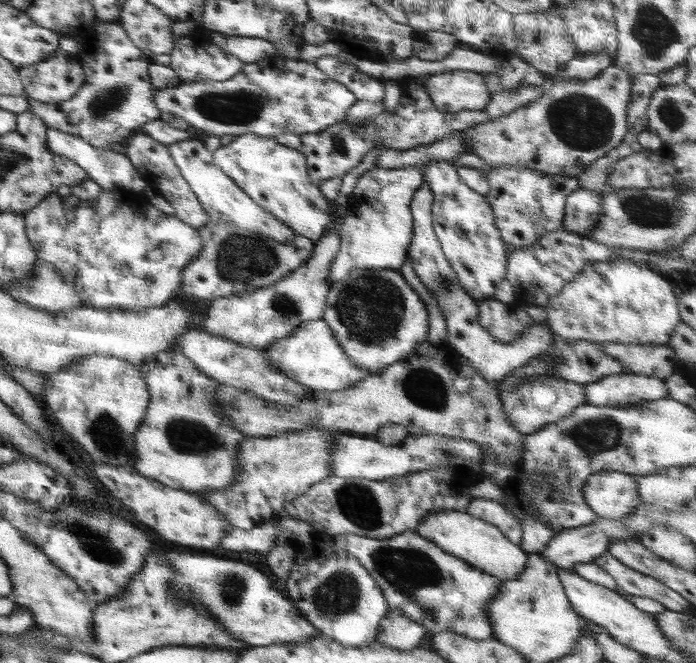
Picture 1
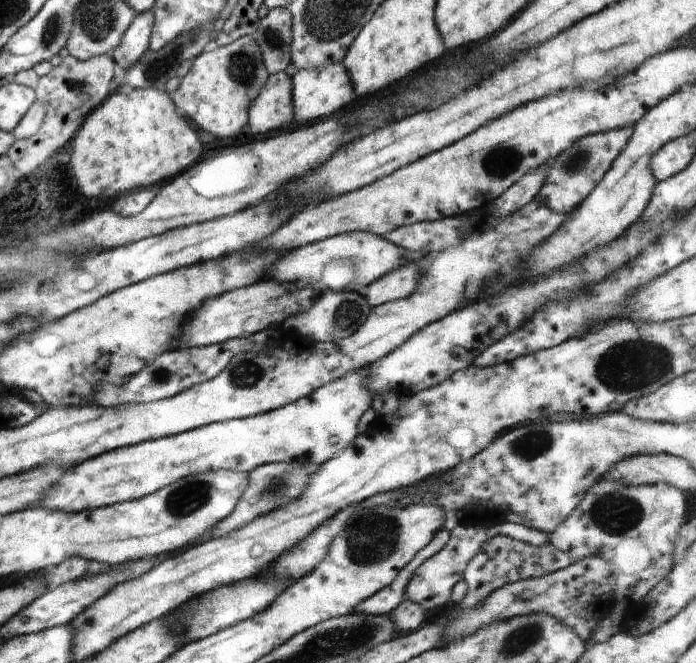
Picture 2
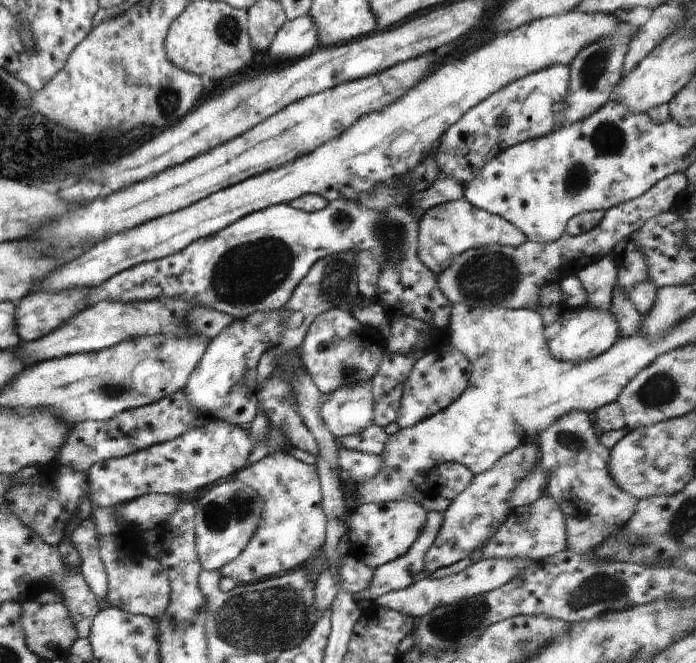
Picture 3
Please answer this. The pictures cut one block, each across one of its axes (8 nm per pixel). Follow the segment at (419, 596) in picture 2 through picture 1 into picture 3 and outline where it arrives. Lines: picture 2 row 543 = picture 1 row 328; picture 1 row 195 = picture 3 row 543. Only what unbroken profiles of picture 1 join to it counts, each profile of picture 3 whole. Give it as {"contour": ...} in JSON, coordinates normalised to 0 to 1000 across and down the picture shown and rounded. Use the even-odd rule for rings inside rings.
{"contour":[[[787,745],[773,751],[766,760],[739,765],[736,774],[728,780],[724,799],[713,802],[695,822],[691,839],[685,845],[678,845],[674,840],[661,845],[647,854],[629,858],[621,867],[615,869],[609,861],[609,842],[612,833],[621,825],[626,808],[631,805],[632,796],[638,787],[636,774],[619,771],[614,775],[614,784],[595,825],[586,830],[583,836],[573,840],[565,848],[557,848],[545,857],[536,860],[536,878],[540,878],[540,887],[546,887],[546,893],[552,893],[549,887],[563,887],[563,891],[583,888],[595,878],[616,872],[639,872],[664,863],[667,857],[690,848],[690,845],[701,843],[761,843],[767,848],[780,845],[782,842],[799,837],[818,828],[816,799],[813,789],[813,775],[803,768],[803,760],[799,759]]]}

